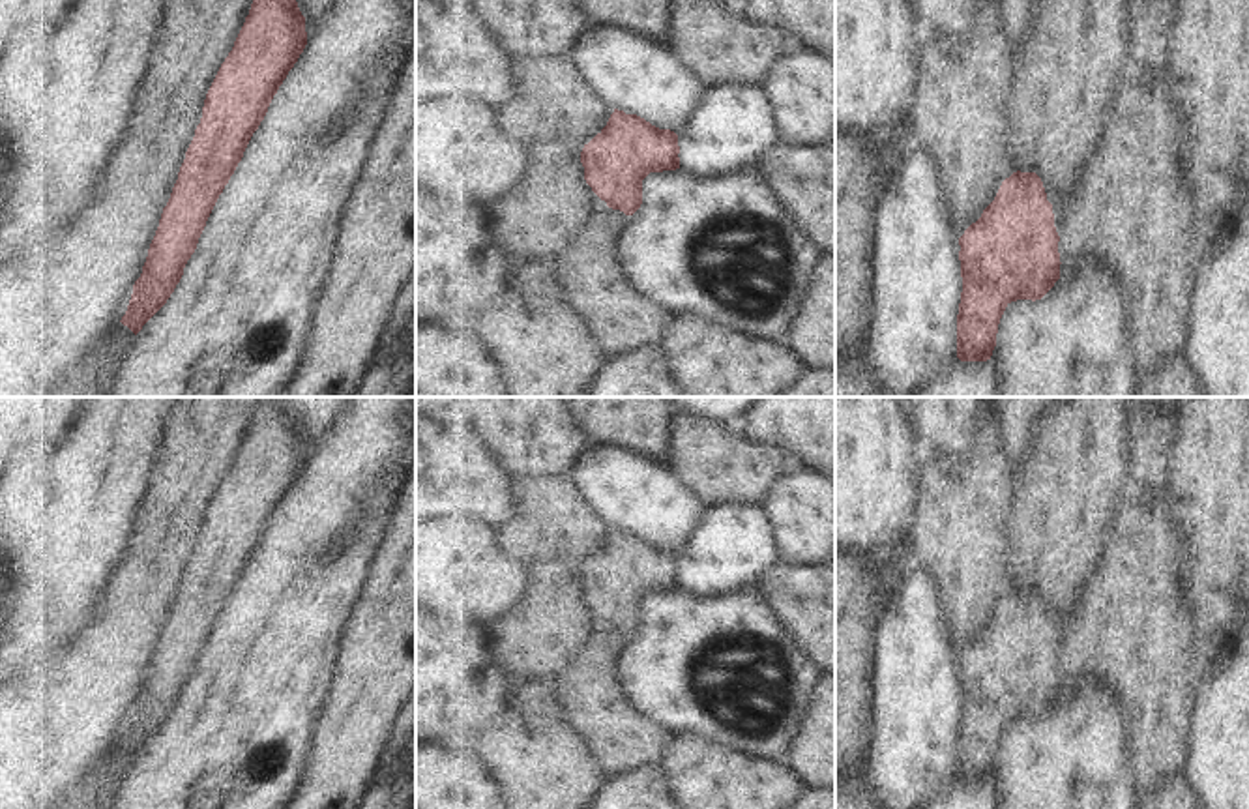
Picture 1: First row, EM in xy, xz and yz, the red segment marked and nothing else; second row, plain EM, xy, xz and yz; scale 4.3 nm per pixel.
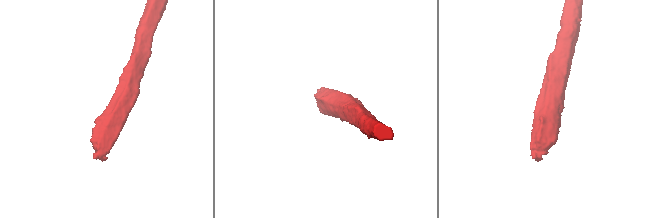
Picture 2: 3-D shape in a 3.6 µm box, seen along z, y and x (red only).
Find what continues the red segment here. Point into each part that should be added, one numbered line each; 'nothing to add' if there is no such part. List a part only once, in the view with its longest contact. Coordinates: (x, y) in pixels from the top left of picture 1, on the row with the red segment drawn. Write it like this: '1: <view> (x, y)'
nothing to add

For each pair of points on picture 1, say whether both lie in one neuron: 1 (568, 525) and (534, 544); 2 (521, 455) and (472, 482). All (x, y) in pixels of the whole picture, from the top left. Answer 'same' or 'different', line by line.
1: same
2: different

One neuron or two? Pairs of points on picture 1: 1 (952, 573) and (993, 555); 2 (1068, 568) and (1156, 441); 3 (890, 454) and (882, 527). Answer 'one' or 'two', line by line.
1: one
2: two
3: one

